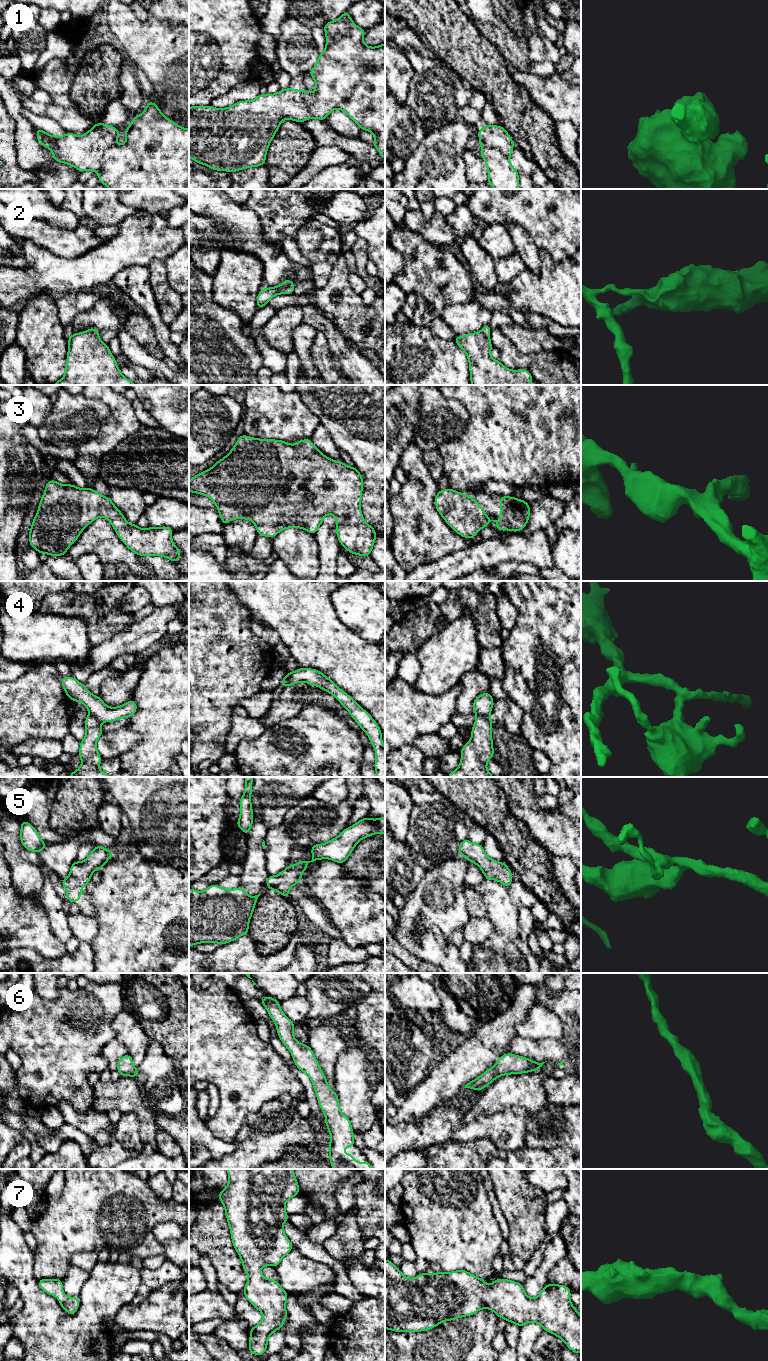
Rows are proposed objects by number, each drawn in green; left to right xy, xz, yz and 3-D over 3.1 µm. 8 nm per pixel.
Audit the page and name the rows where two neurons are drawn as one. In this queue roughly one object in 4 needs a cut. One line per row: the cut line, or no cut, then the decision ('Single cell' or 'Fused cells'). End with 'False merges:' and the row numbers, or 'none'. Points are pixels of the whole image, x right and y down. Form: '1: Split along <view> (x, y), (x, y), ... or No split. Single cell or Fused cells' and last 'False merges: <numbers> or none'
1: Split along xy (115, 143), (104, 152), (100, 168), (96, 172). Fused cells
2: Split along xz (293, 283), (281, 289), (273, 288). Fused cells
3: No split. Single cell
4: Split along xz (287, 673), (288, 685). Fused cells
5: No split. Single cell
6: No split. Single cell
7: No split. Single cell
False merges: 1, 2, 4

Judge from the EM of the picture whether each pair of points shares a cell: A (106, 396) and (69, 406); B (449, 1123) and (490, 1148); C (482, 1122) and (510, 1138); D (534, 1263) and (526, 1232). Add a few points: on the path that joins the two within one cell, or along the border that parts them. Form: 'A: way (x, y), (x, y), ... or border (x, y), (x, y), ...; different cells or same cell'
A: border (82, 395), (107, 408), (103, 421); different cells
B: border (457, 1142), (488, 1138), (497, 1148); different cells
C: way (489, 1126), (498, 1127), (503, 1131); same cell
D: border (535, 1252), (526, 1263); different cells

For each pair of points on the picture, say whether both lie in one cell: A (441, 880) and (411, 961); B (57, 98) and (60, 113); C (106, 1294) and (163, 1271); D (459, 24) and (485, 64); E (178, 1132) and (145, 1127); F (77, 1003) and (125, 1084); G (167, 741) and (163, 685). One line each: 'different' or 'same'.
A: different
B: different
C: different
D: same
E: different
F: different
G: same

